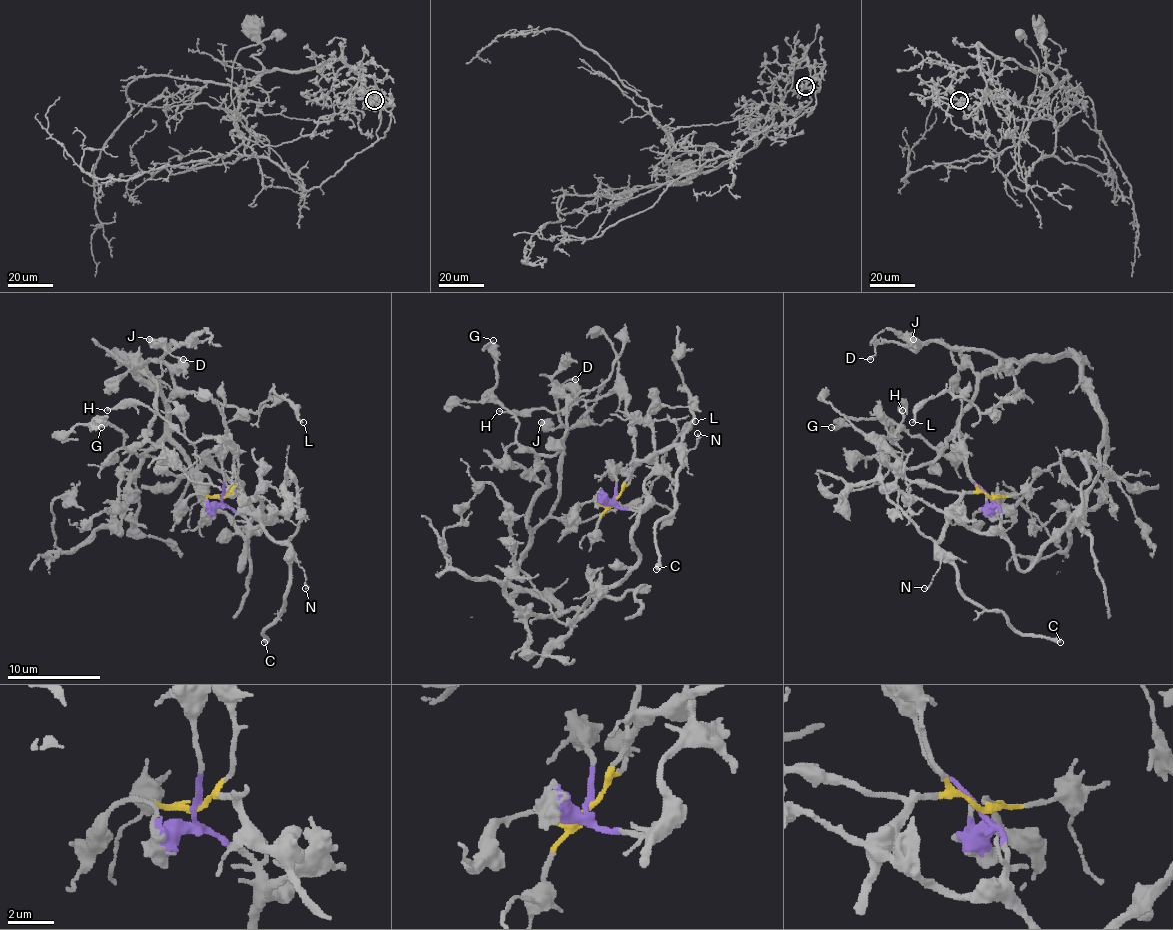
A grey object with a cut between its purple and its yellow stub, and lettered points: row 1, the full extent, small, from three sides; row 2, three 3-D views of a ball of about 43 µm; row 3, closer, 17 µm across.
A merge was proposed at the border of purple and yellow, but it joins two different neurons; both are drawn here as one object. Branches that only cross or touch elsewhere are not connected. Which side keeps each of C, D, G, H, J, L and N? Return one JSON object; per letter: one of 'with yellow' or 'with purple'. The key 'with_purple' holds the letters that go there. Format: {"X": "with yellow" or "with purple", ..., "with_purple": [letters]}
{"C": "with yellow", "D": "with purple", "G": "with purple", "H": "with yellow", "J": "with purple", "L": "with purple", "N": "with yellow", "with_purple": ["D", "G", "J", "L"]}

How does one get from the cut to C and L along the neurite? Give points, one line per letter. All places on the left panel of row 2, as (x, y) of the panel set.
C: (223, 497), (230, 493), (239, 497), (288, 549), (284, 609), (263, 633), (265, 642)
L: (223, 497), (242, 570), (246, 537), (118, 359), (253, 411), (277, 392), (302, 423)

